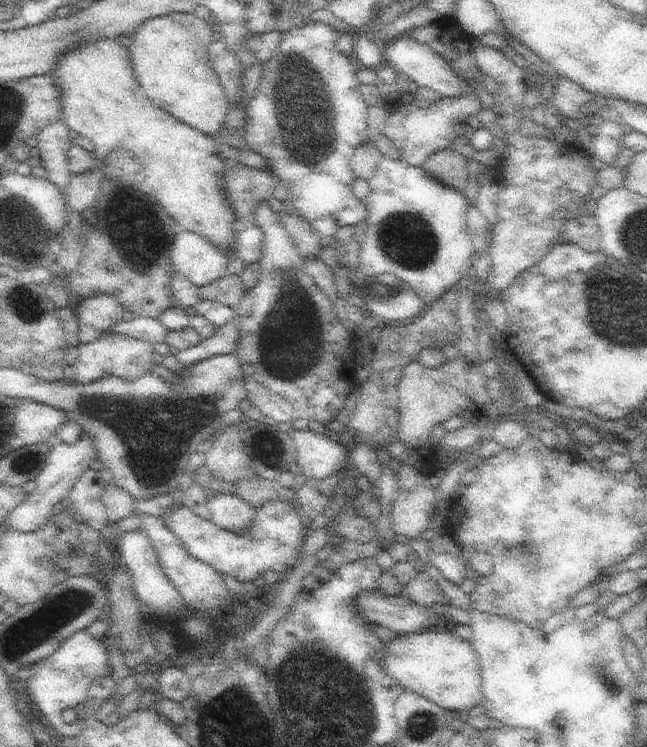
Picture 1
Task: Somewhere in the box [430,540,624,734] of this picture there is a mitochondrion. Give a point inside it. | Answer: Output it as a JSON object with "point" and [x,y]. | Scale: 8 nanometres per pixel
{"point":[607,683]}

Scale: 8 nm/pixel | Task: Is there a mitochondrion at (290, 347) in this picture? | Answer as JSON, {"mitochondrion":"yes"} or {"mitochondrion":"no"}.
{"mitochondrion":"yes"}

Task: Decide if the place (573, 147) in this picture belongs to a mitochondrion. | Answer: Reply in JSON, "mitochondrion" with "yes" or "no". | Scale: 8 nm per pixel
{"mitochondrion":"no"}

